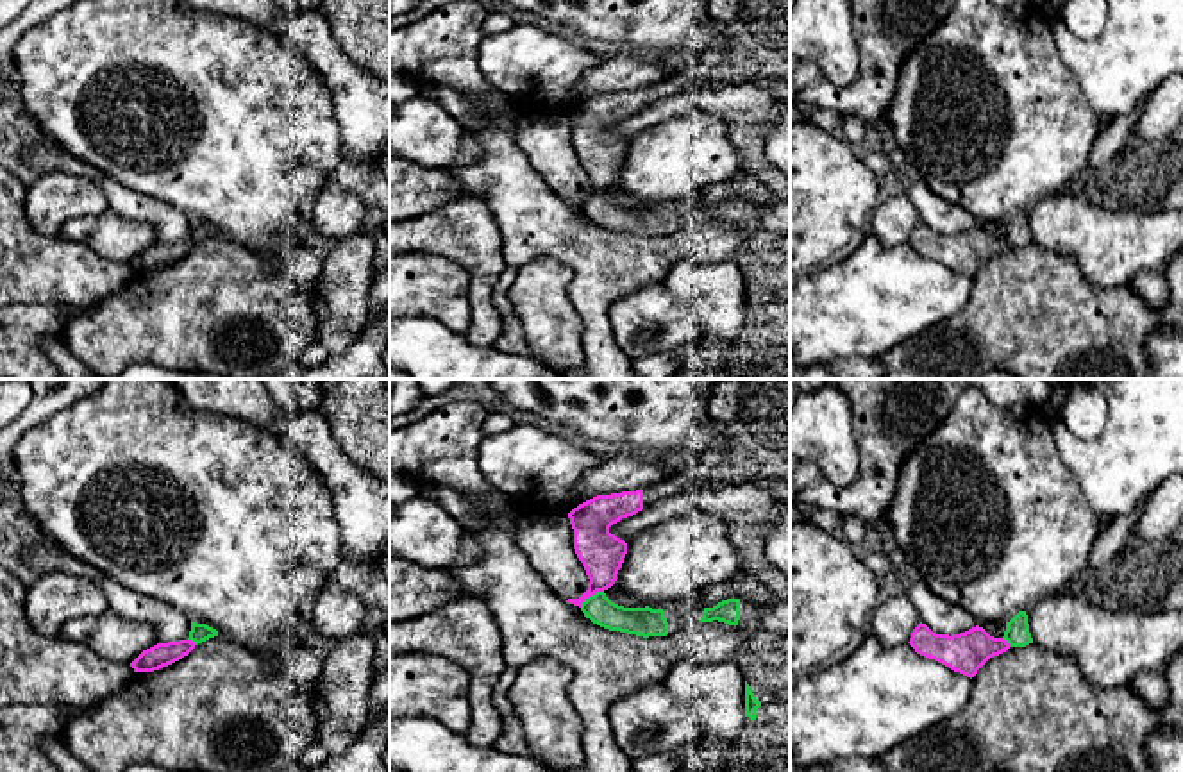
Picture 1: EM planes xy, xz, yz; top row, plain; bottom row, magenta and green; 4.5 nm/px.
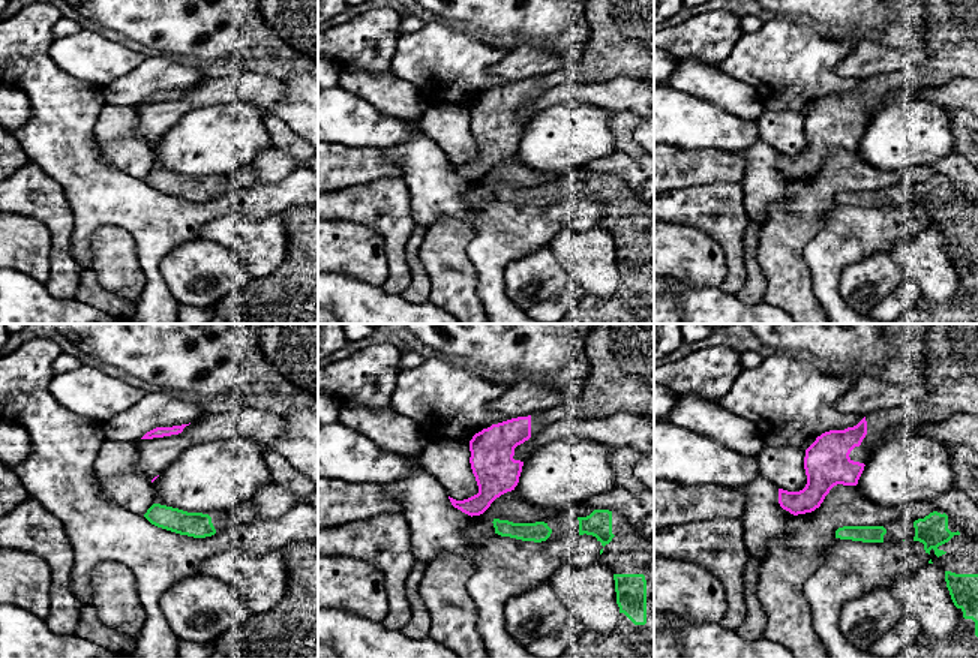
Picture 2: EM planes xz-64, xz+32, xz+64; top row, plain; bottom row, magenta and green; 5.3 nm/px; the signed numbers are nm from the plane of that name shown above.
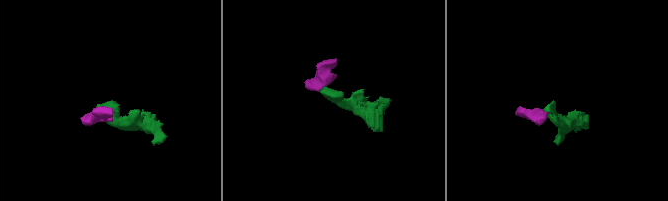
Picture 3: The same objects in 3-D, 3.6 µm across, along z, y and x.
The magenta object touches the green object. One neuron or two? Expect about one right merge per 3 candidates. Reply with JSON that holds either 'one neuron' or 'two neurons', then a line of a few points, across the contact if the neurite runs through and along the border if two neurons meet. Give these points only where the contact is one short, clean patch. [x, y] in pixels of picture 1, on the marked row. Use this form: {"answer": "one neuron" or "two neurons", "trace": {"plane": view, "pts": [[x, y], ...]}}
{"answer": "two neurons", "trace": {"plane": "xz", "pts": [[603, 590], [597, 590], [579, 606]]}}

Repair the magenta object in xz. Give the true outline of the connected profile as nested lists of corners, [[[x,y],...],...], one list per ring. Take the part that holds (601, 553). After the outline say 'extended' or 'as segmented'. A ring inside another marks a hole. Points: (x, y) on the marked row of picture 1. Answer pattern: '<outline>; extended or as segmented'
[[[722,379],[715,381],[709,399],[709,416],[722,431],[722,445],[704,454],[692,472],[672,475],[658,484],[636,491],[597,495],[568,513],[574,529],[574,549],[590,579],[579,599],[566,602],[579,606],[597,592],[611,588],[627,554],[627,543],[609,533],[622,518],[681,493],[686,486],[729,486],[759,479],[790,482],[790,379]]]; extended

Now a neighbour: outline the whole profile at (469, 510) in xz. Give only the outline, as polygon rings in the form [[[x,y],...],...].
[[[420,484],[418,495],[438,502],[463,527],[479,527],[511,511],[493,495],[461,495],[440,484]]]

